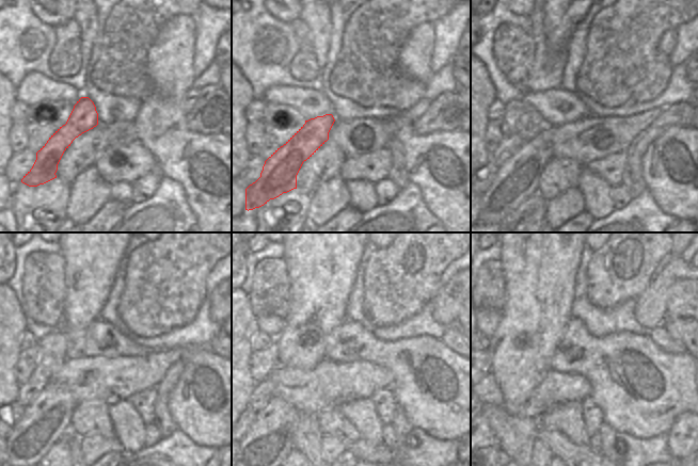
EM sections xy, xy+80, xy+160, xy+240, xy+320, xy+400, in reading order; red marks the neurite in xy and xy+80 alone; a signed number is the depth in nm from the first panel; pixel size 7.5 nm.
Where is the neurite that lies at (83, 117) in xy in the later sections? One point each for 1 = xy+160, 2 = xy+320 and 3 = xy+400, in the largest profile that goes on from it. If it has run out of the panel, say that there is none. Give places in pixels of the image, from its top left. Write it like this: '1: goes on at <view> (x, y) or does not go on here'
1: goes on at xy+160 (516, 178)
2: goes on at xy+320 (253, 449)
3: goes on at xy+400 (492, 449)

